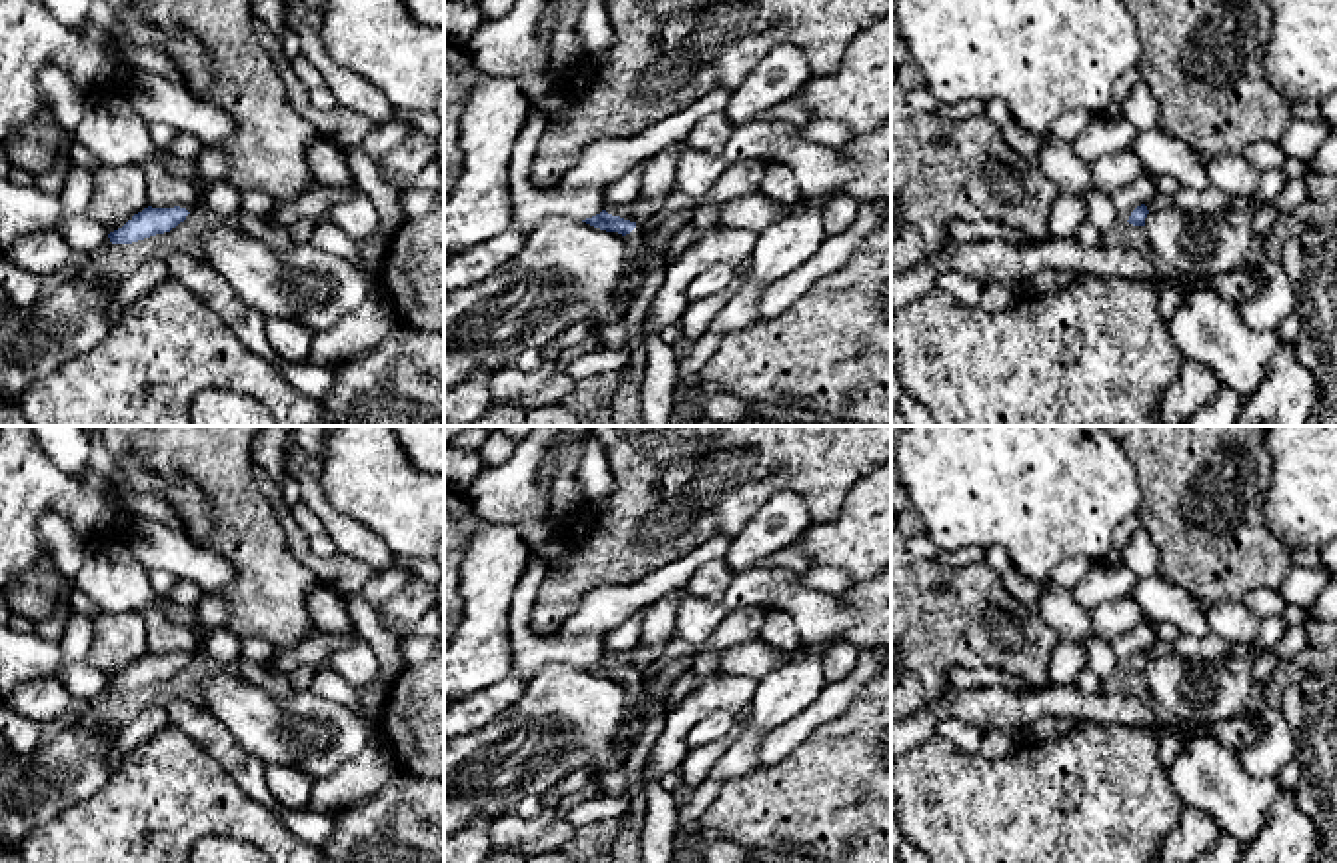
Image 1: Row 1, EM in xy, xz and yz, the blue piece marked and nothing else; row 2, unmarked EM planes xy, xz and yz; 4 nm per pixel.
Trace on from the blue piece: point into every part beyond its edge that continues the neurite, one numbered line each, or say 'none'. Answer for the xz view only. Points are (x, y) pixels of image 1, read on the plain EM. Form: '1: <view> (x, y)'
1: xz (636, 686)

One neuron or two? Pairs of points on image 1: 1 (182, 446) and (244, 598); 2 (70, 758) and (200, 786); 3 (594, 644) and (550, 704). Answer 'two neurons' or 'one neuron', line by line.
1: one neuron
2: two neurons
3: two neurons

